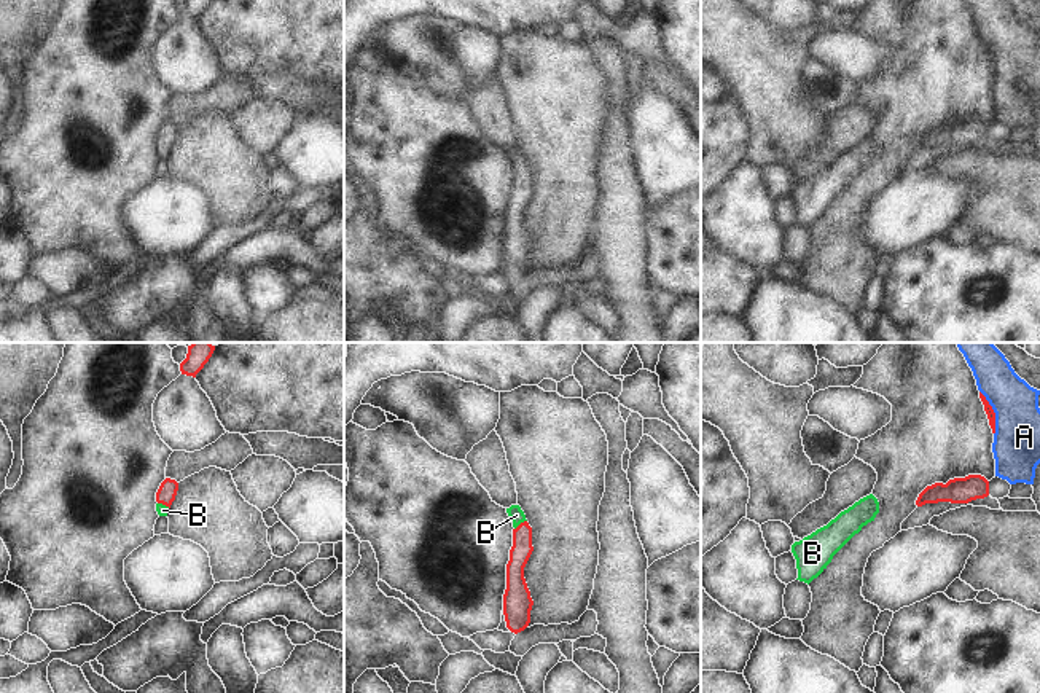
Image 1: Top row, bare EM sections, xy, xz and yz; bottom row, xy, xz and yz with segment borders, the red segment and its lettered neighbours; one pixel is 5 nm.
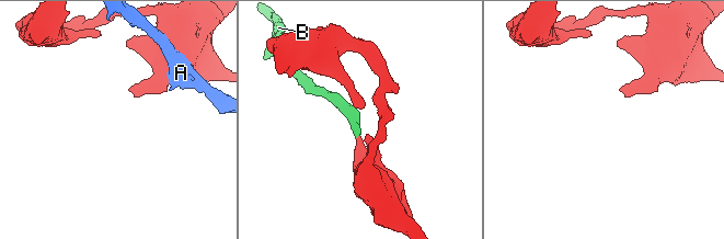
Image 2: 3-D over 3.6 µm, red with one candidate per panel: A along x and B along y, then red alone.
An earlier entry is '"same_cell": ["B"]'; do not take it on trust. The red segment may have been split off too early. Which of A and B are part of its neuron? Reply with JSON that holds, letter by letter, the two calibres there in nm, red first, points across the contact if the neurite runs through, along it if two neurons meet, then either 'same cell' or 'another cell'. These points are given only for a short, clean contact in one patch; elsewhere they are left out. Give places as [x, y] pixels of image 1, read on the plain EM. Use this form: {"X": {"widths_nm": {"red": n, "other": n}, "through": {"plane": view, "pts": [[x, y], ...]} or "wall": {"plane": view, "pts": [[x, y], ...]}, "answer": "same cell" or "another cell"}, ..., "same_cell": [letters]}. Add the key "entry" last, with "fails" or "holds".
{"A": {"widths_nm": {"red": 50, "other": 240}, "answer": "another cell"}, "B": {"widths_nm": {"red": 110, "other": 80}, "through": {"plane": "xz", "pts": [[521, 193], [520, 168], [516, 158]]}, "answer": "same cell"}, "same_cell": ["B"], "entry": "holds"}

